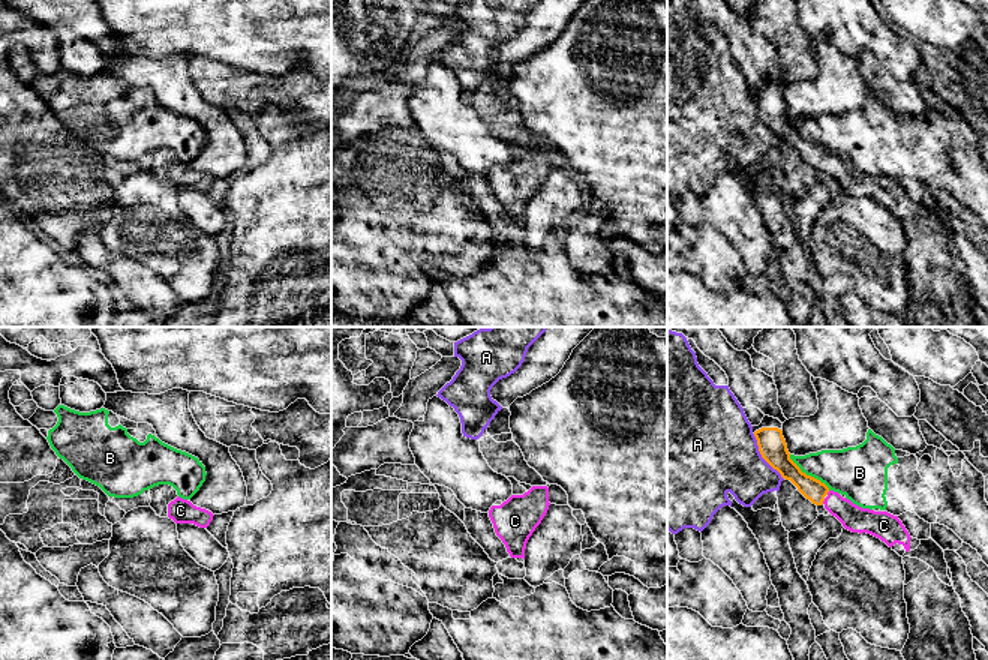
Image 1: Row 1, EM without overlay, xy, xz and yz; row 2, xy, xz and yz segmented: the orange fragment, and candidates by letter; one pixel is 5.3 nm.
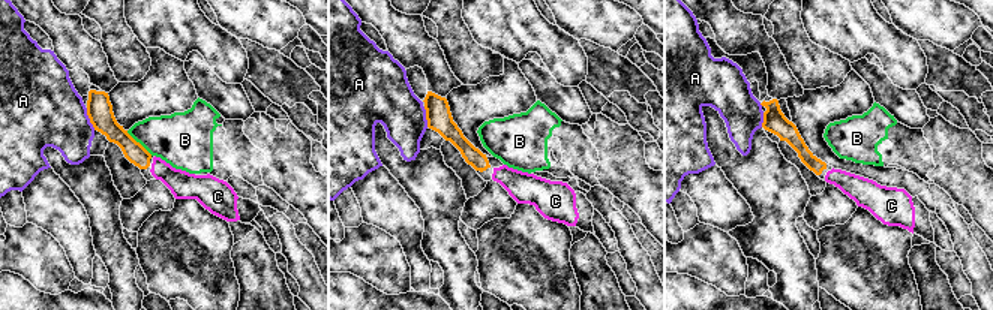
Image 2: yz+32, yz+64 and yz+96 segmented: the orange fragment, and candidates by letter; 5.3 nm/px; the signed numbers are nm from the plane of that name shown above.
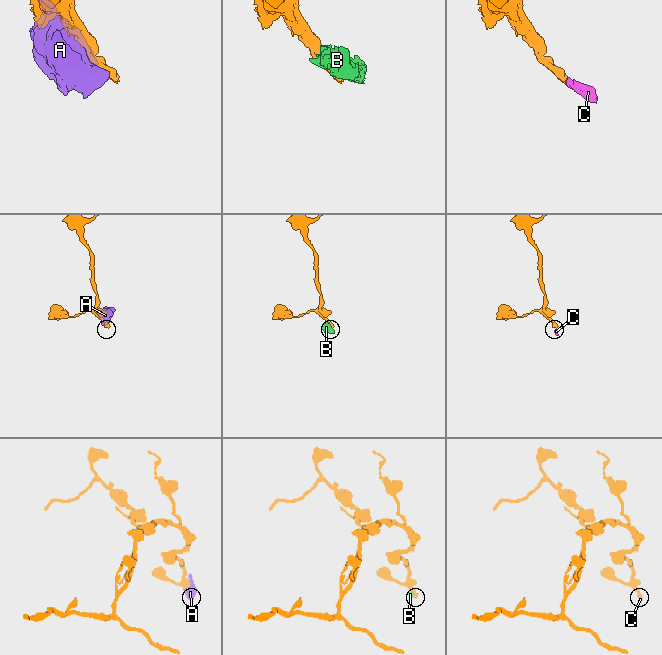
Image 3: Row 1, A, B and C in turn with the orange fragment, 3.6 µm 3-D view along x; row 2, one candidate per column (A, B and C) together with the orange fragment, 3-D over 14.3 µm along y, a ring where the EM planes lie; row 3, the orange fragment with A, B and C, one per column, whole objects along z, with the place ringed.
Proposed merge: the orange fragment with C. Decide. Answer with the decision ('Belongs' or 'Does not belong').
Belongs

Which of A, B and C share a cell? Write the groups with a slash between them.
A / B / C

